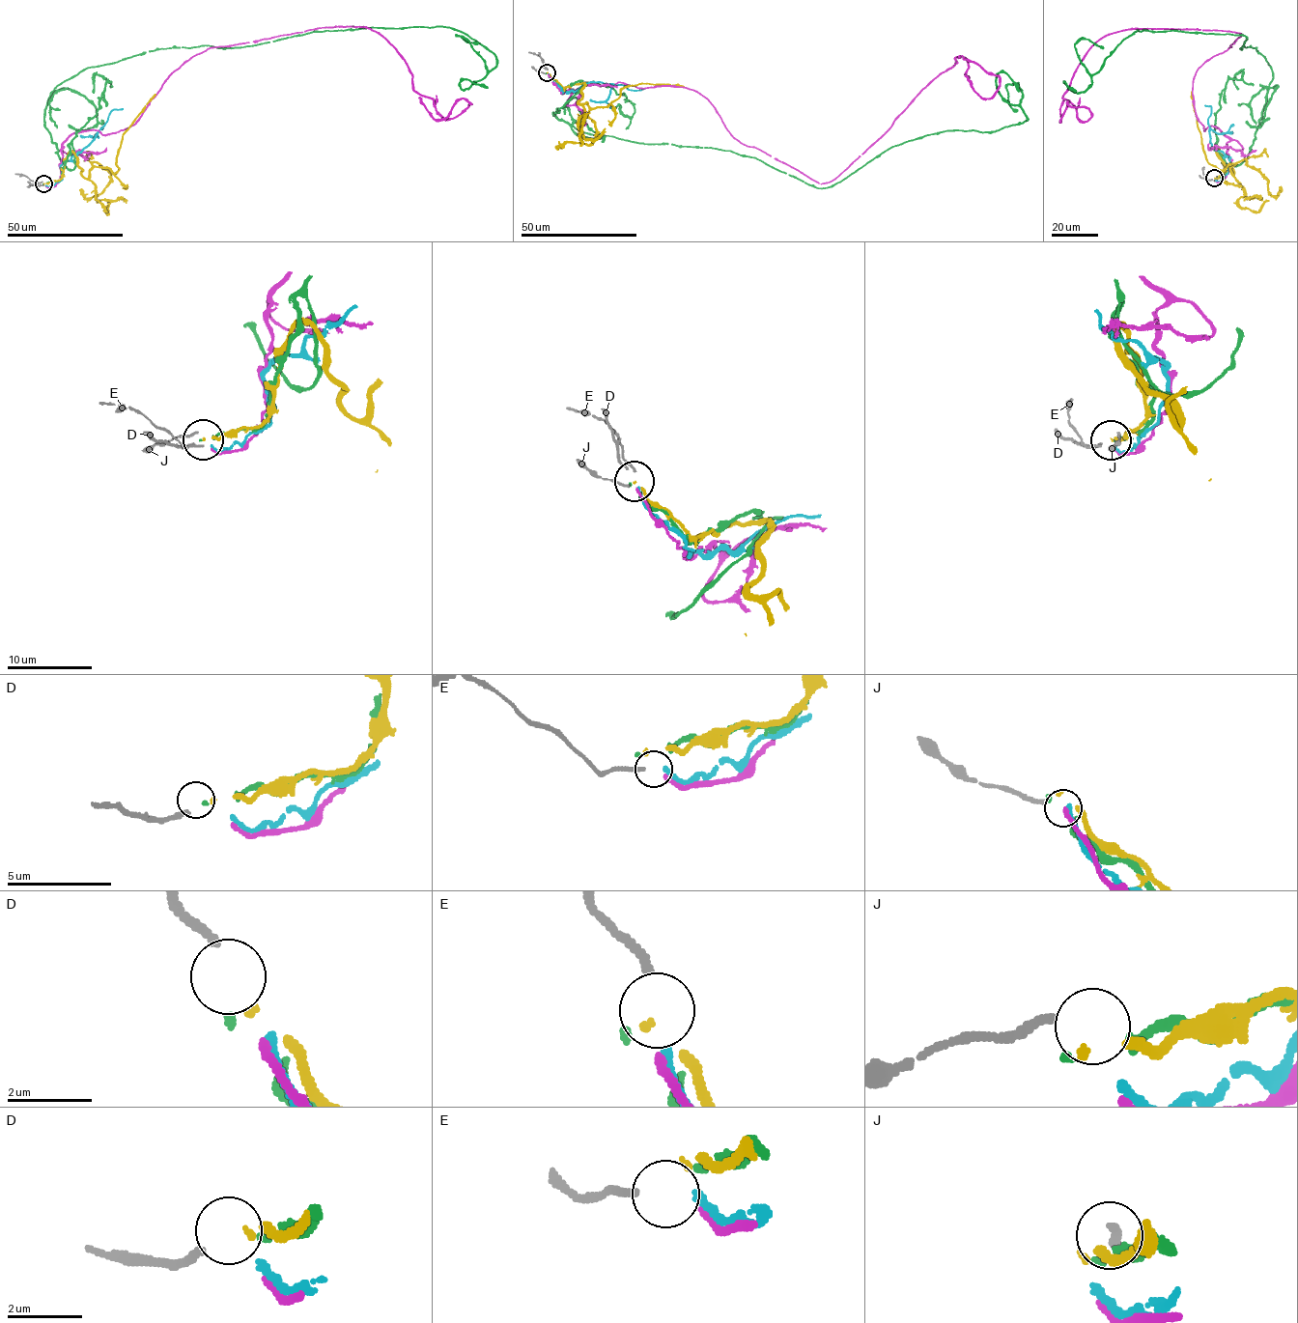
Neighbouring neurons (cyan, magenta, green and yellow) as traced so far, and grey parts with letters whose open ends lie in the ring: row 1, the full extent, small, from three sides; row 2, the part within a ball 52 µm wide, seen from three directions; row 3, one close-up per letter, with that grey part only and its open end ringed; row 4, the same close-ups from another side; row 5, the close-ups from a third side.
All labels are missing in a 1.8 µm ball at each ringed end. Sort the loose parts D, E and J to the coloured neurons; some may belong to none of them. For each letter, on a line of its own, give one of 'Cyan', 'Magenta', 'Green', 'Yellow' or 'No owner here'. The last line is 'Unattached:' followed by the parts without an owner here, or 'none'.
D: Yellow
E: Cyan
J: No owner here
Unattached: J

